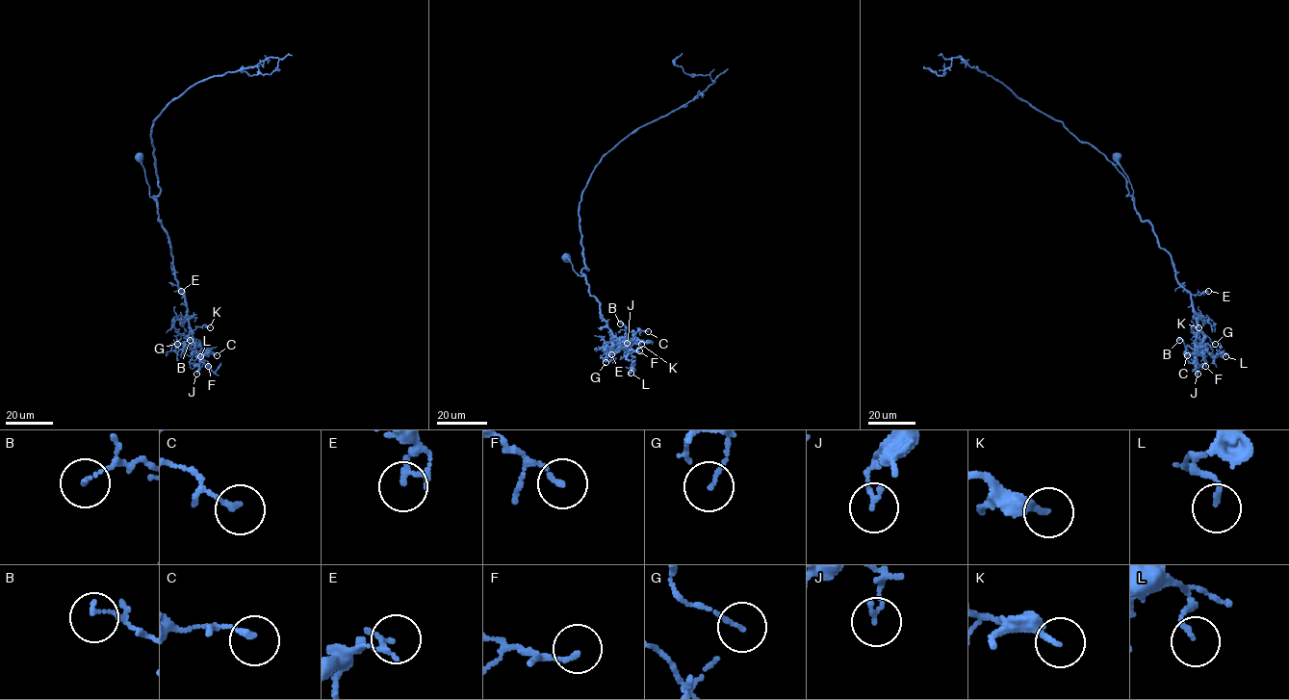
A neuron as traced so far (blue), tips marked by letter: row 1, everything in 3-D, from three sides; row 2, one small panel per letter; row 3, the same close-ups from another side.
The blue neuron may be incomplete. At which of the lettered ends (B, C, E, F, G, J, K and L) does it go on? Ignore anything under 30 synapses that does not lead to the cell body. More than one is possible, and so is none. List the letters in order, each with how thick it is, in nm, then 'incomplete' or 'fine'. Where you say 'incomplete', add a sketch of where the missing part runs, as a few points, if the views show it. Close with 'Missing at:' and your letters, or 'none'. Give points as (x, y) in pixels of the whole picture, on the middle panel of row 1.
B: calibre 120 nm; fine
C: calibre 170 nm; fine
E: calibre 120 nm; fine
F: calibre 140 nm; fine
G: calibre 80 nm; fine
J: calibre 140 nm; fine
K: calibre 220 nm; fine
L: calibre 140 nm; fine
Missing at: none

